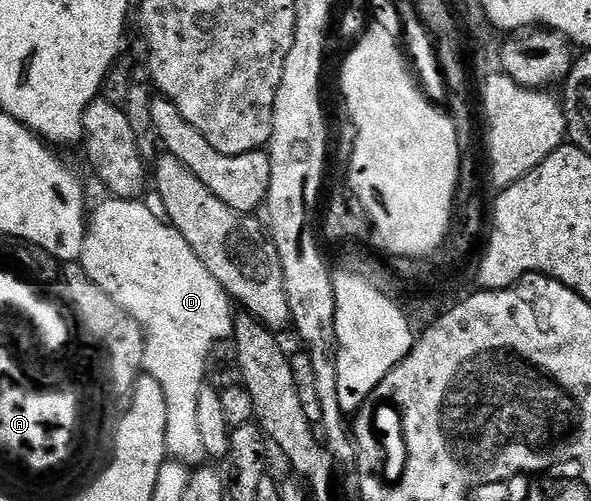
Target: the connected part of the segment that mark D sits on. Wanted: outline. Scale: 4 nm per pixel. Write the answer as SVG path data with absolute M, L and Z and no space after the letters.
M111 196L105 197L105 199L105 202L97 204L96 211L93 214L91 211L90 217L87 219L84 251L80 254L78 261L91 282L98 284L102 288L102 292L106 292L106 296L110 296L110 300L118 303L140 325L141 330L144 331L144 365L142 370L145 375L148 374L147 377L151 381L157 382L162 388L162 400L166 404L166 448L168 449L168 458L183 462L189 468L199 467L208 458L208 453L198 429L198 392L202 392L202 388L206 385L206 358L210 355L212 346L214 346L216 341L231 339L232 337L234 329L233 299L229 298L228 293L224 290L224 286L218 284L218 280L214 280L214 276L210 276L206 264L202 264L202 260L194 252L194 248L190 248L190 244L186 244L184 237L172 227L171 222L165 220L159 213L156 215L147 206L147 201L133 200L131 198L113 198Z

